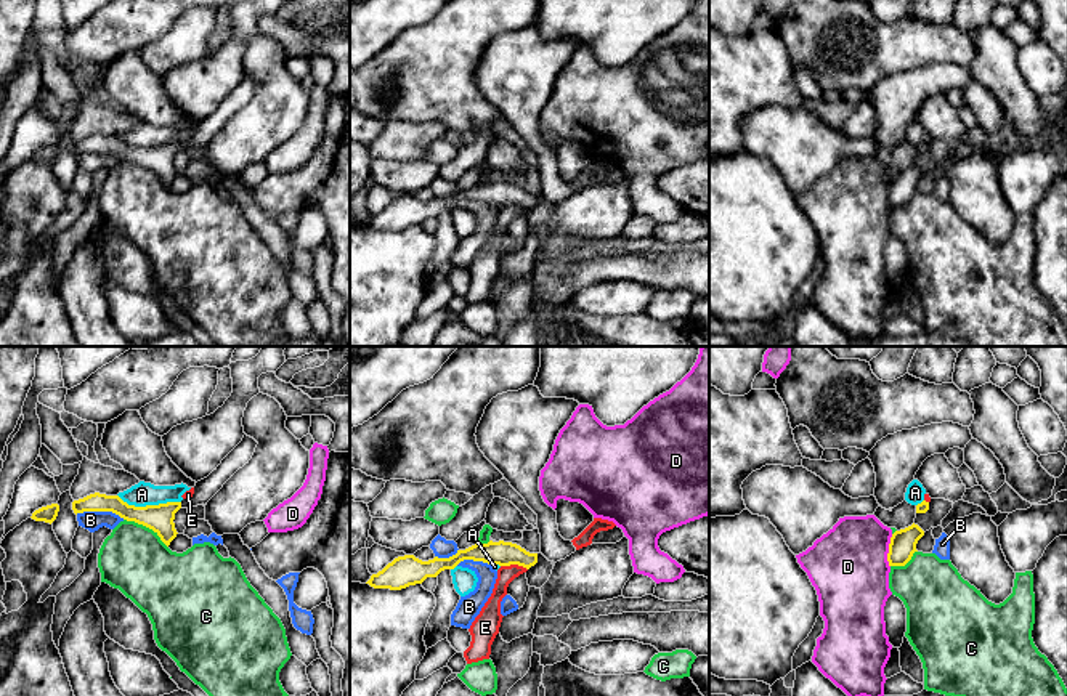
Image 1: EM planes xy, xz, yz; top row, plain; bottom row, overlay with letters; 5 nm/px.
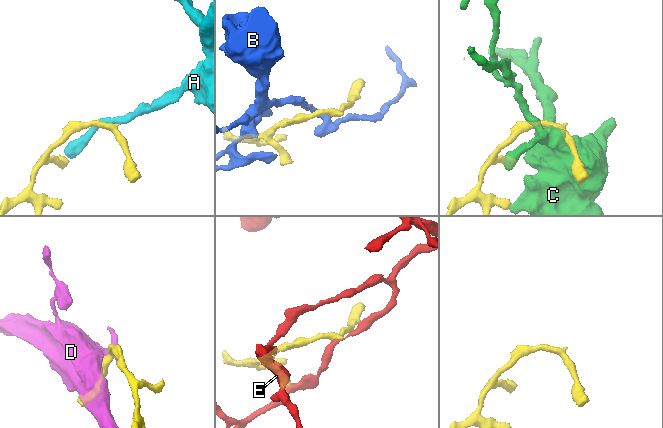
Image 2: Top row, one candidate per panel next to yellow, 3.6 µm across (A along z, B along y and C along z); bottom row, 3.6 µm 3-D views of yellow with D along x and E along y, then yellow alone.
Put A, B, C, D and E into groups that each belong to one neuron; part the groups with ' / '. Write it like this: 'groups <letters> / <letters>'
groups A / B / C / D / E

